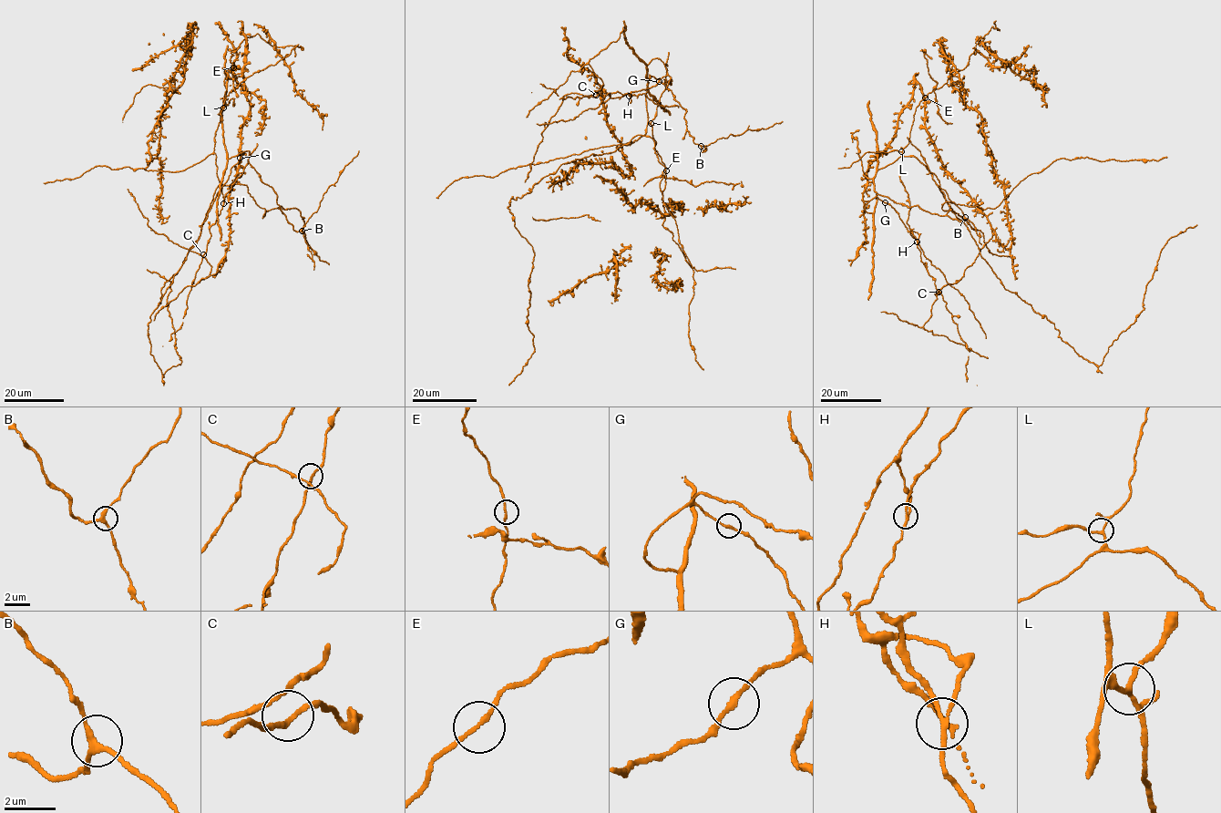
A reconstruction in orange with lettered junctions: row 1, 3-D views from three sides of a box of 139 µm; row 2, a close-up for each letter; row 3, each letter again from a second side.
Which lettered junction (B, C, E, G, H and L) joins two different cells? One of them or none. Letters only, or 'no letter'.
H

